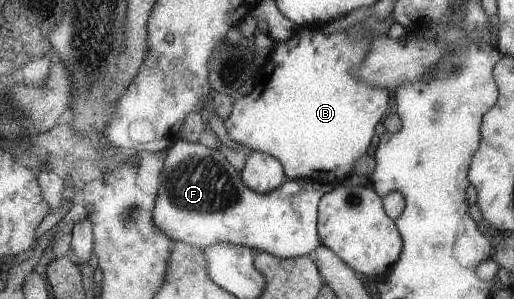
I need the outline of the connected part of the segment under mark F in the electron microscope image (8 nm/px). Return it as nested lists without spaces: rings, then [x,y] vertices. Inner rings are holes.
[[[180,137],[165,149],[165,155],[160,156],[163,165],[158,176],[152,220],[171,242],[183,242],[200,248],[217,242],[232,243],[258,249],[259,252],[267,252],[278,258],[309,255],[321,245],[316,230],[316,213],[319,211],[320,197],[333,189],[336,183],[321,183],[305,178],[292,179],[286,180],[270,192],[260,194],[242,182],[218,150],[207,148],[198,141],[190,142]]]

